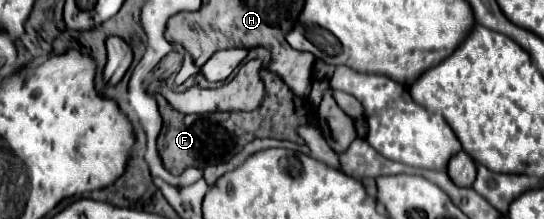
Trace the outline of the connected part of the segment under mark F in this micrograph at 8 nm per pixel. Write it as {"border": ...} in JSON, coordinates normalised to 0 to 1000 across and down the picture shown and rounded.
{"border":[[[471,219],[460,237],[460,265],[478,265],[482,274],[482,356],[489,374],[489,447],[482,466],[478,493],[471,493],[467,511],[397,511],[397,521],[364,521],[364,530],[338,530],[331,511],[324,511],[324,539],[301,539],[301,594],[290,621],[290,694],[301,731],[301,758],[316,785],[316,795],[335,795],[342,767],[360,758],[360,767],[379,767],[379,749],[386,749],[386,667],[390,667],[390,758],[404,749],[419,721],[426,721],[430,703],[438,703],[456,648],[471,639],[471,630],[515,630],[526,639],[533,630],[533,648],[548,648],[559,658],[559,639],[548,621],[548,584],[559,566],[570,566],[570,548],[577,539],[577,493],[570,502],[570,457],[563,447],[548,447],[540,438],[540,420],[526,393],[526,374],[518,374],[518,356],[511,338],[500,338],[493,320],[493,283],[496,283],[496,237],[489,219]]]}

